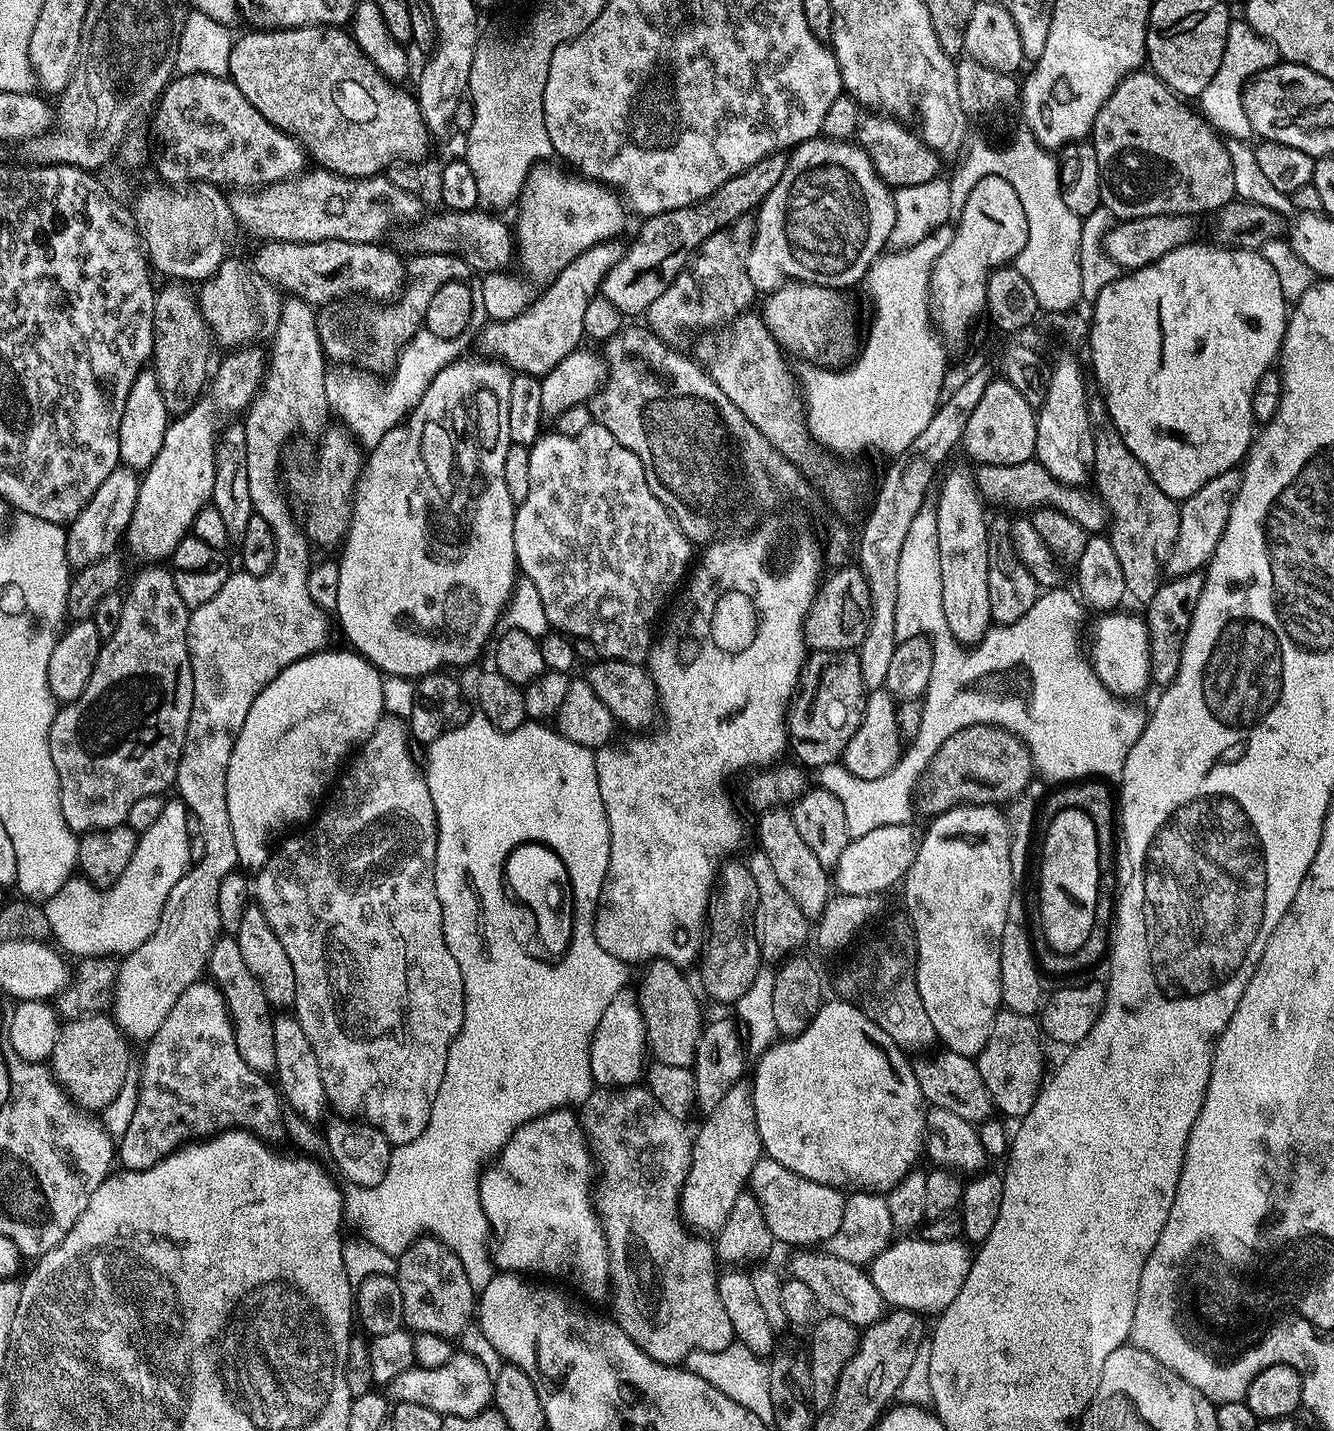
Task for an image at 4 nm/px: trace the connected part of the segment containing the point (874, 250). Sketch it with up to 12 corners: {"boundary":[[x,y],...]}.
{"boundary":[[804,140],[755,213],[757,293],[848,290],[894,230],[855,142]]}

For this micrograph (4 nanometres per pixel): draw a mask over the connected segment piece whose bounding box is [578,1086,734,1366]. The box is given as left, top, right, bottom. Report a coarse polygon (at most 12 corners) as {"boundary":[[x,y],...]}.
{"boundary":[[644,1086],[578,1119],[620,1244],[616,1325],[679,1365],[734,1342],[680,1192],[689,1125]]}

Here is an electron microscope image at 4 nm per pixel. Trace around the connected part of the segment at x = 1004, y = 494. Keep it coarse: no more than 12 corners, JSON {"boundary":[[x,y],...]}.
{"boundary":[[1035,458],[982,464],[989,505],[1053,508],[1089,534],[1109,527],[1095,491],[1058,482]]}

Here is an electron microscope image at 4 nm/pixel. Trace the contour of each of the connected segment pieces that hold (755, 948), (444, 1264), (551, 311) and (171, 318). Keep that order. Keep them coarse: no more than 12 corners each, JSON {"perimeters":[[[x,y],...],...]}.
{"perimeters":[[[747,863],[721,867],[698,964],[705,994],[735,1005],[762,971]],[[421,1235],[397,1259],[404,1324],[459,1338],[478,1304],[462,1262]],[[590,246],[528,309],[485,323],[485,357],[543,378],[585,339],[586,306],[622,258]],[[180,282],[156,293],[151,371],[169,417],[201,403],[214,340]]]}

